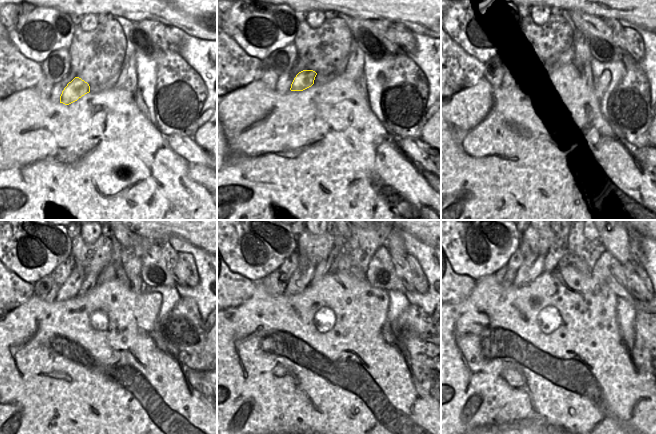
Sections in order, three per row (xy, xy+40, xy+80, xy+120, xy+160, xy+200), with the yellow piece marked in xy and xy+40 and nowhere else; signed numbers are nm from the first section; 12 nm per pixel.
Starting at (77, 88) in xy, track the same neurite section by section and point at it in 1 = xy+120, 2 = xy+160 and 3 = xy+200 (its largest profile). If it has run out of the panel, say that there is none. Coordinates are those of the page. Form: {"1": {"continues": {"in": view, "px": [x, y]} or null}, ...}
{"1": {"continues": {"in": "xy+120", "px": [89, 283]}}, "2": {"continues": {"in": "xy+160", "px": [329, 265]}}, "3": {"continues": {"in": "xy+200", "px": [559, 247]}}}

